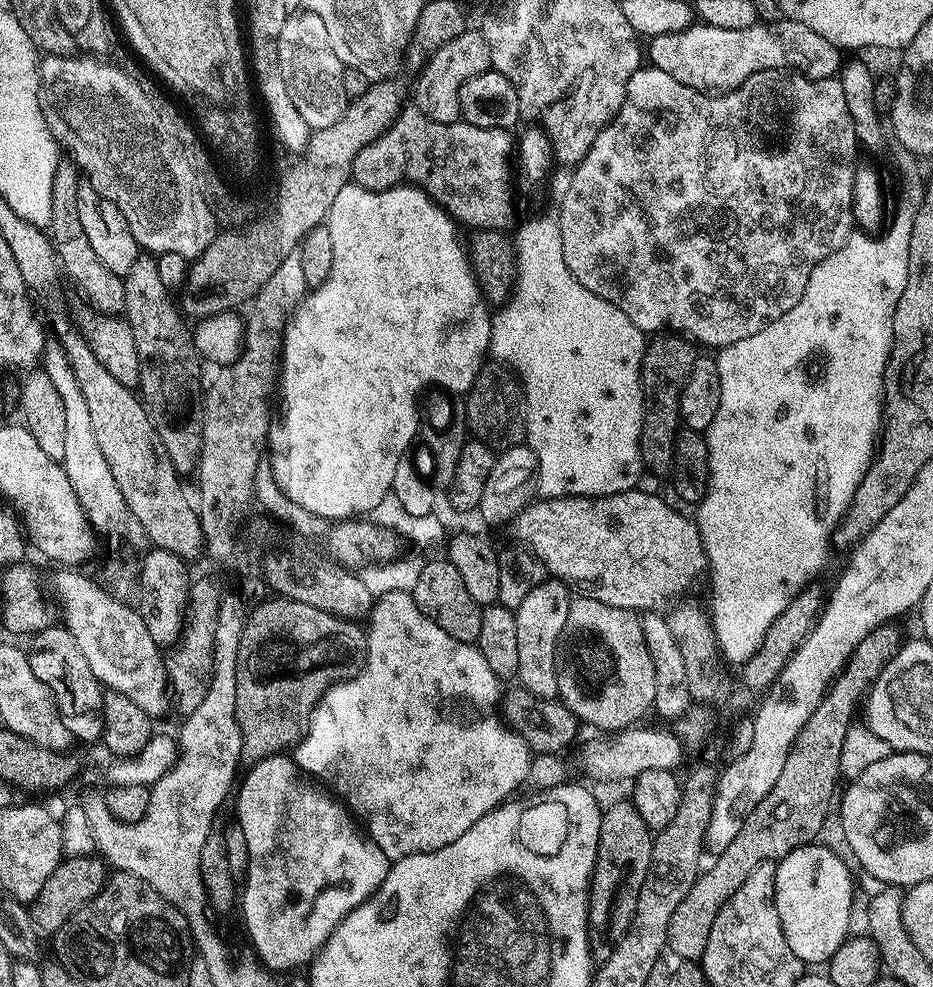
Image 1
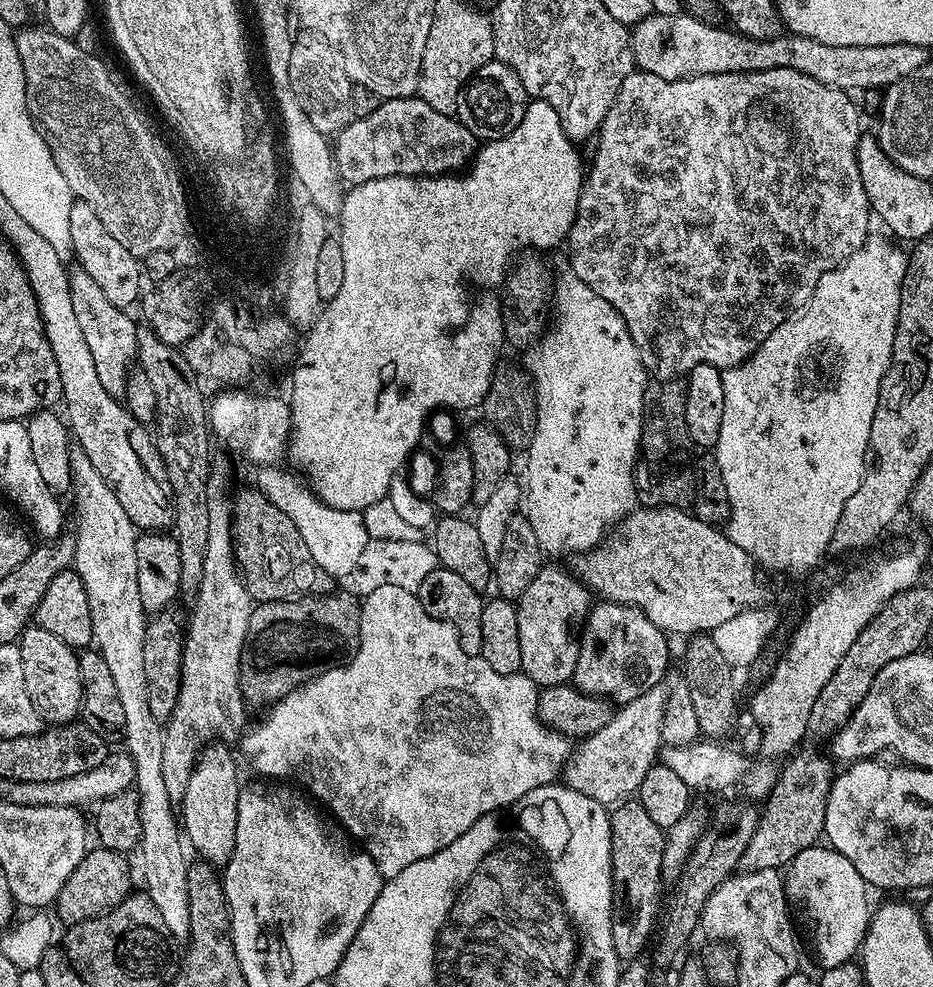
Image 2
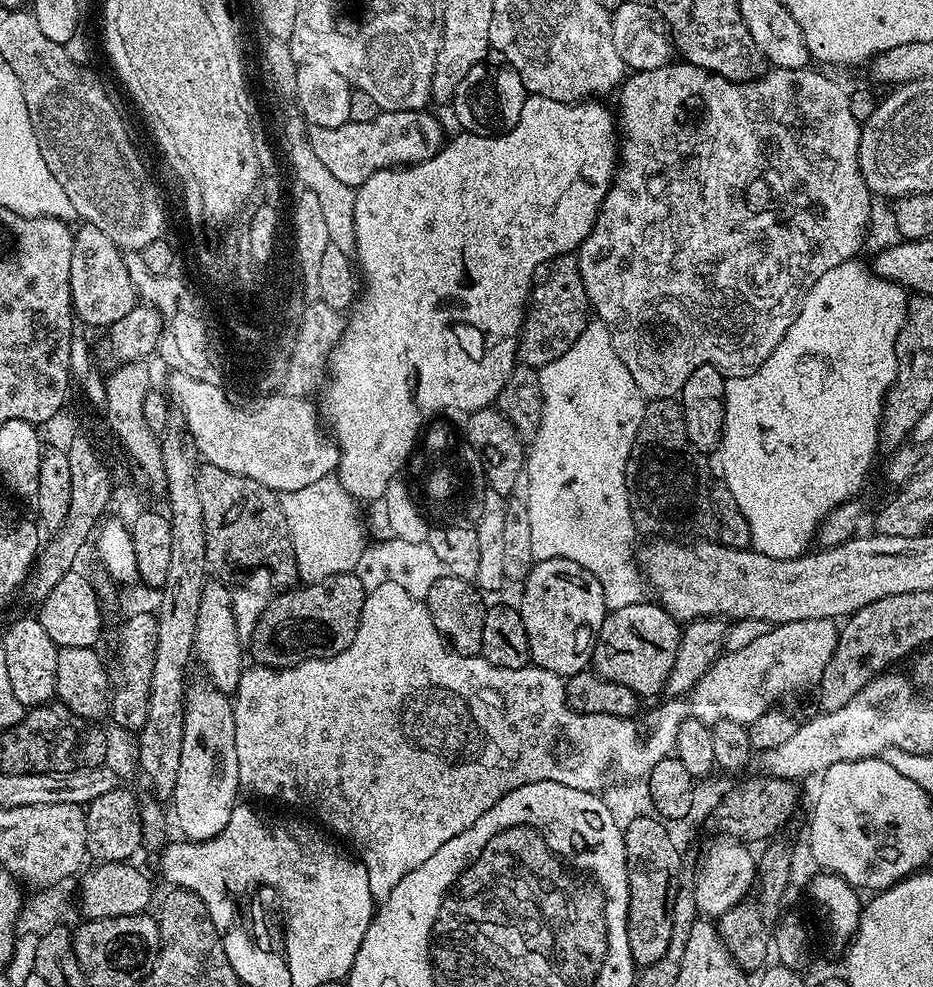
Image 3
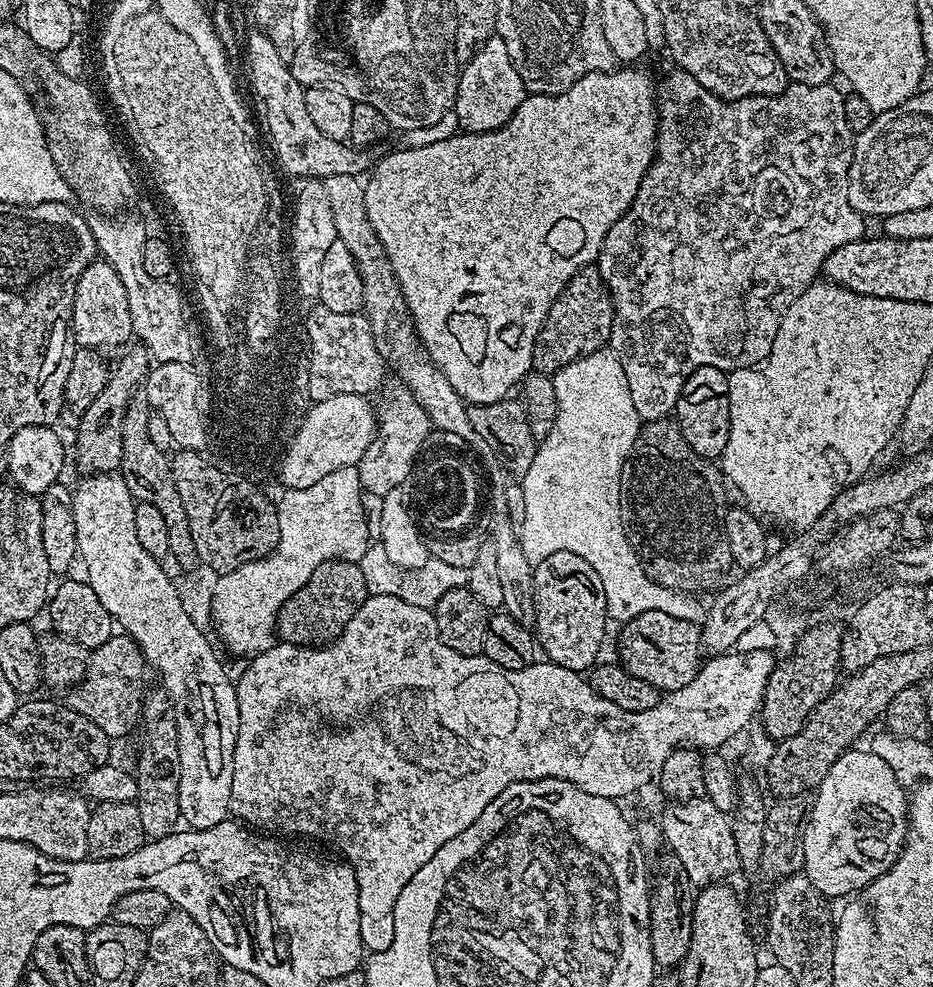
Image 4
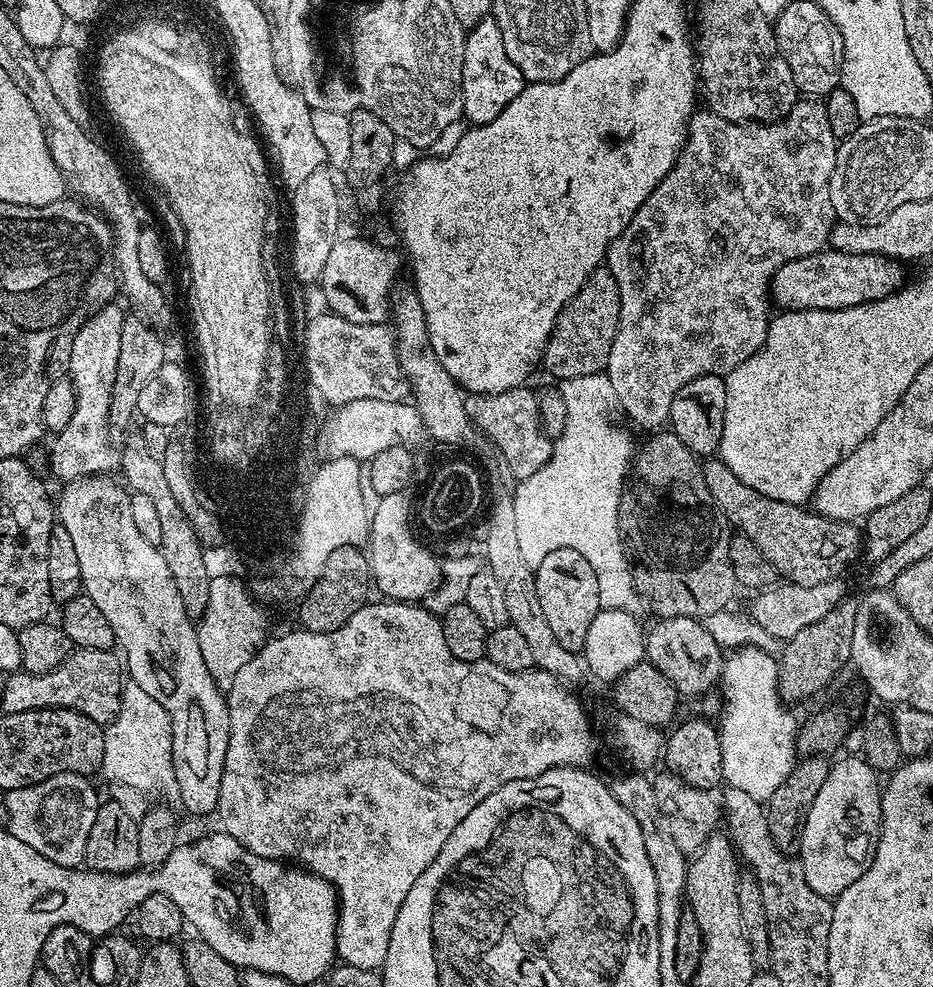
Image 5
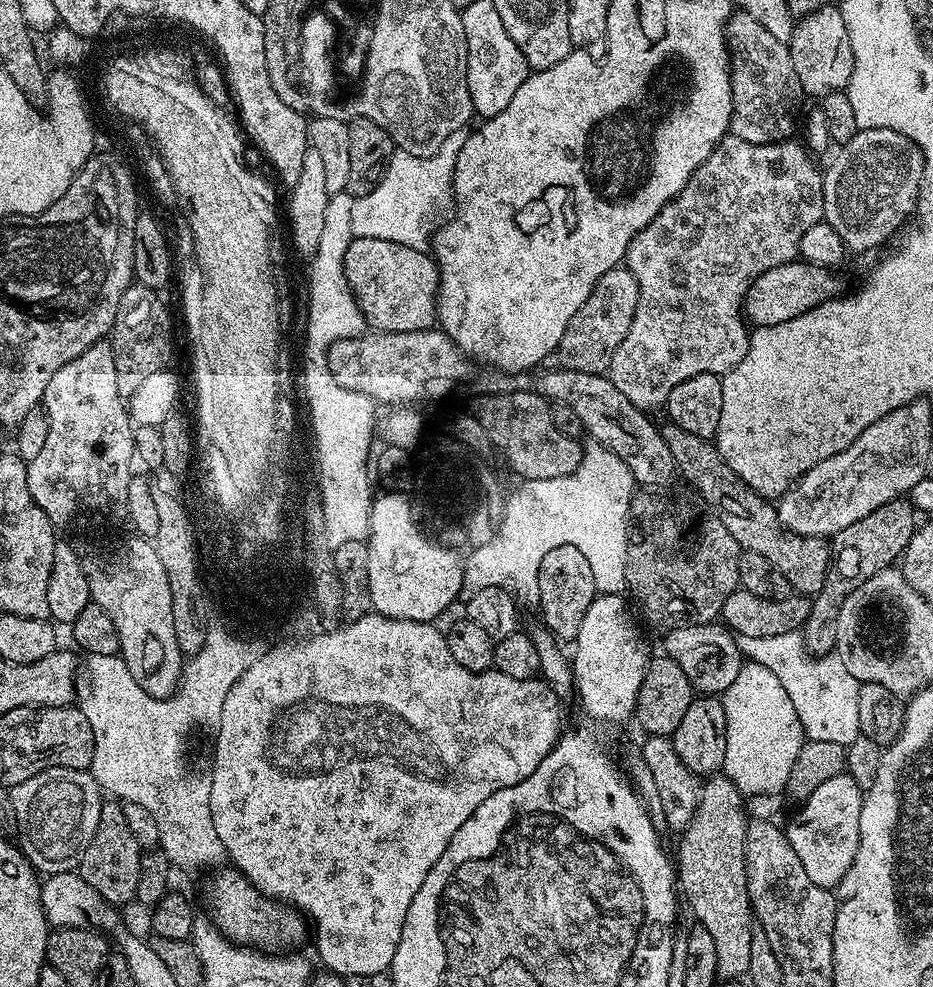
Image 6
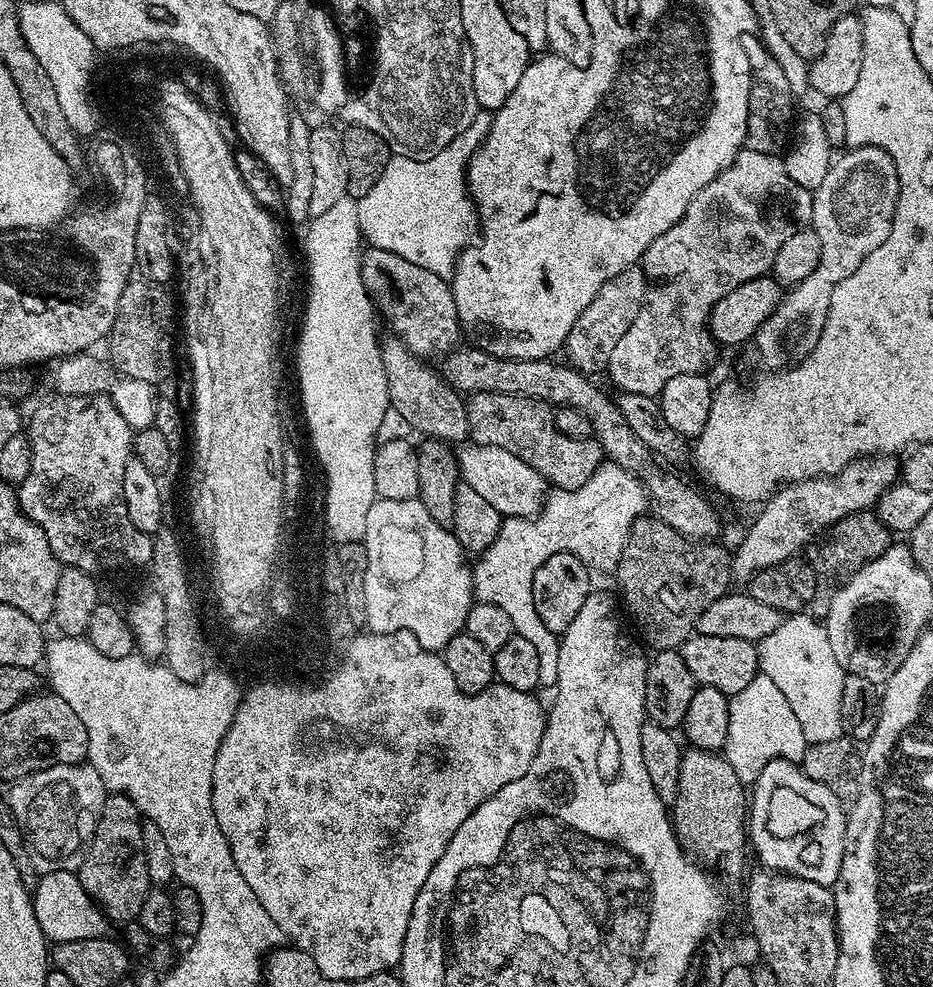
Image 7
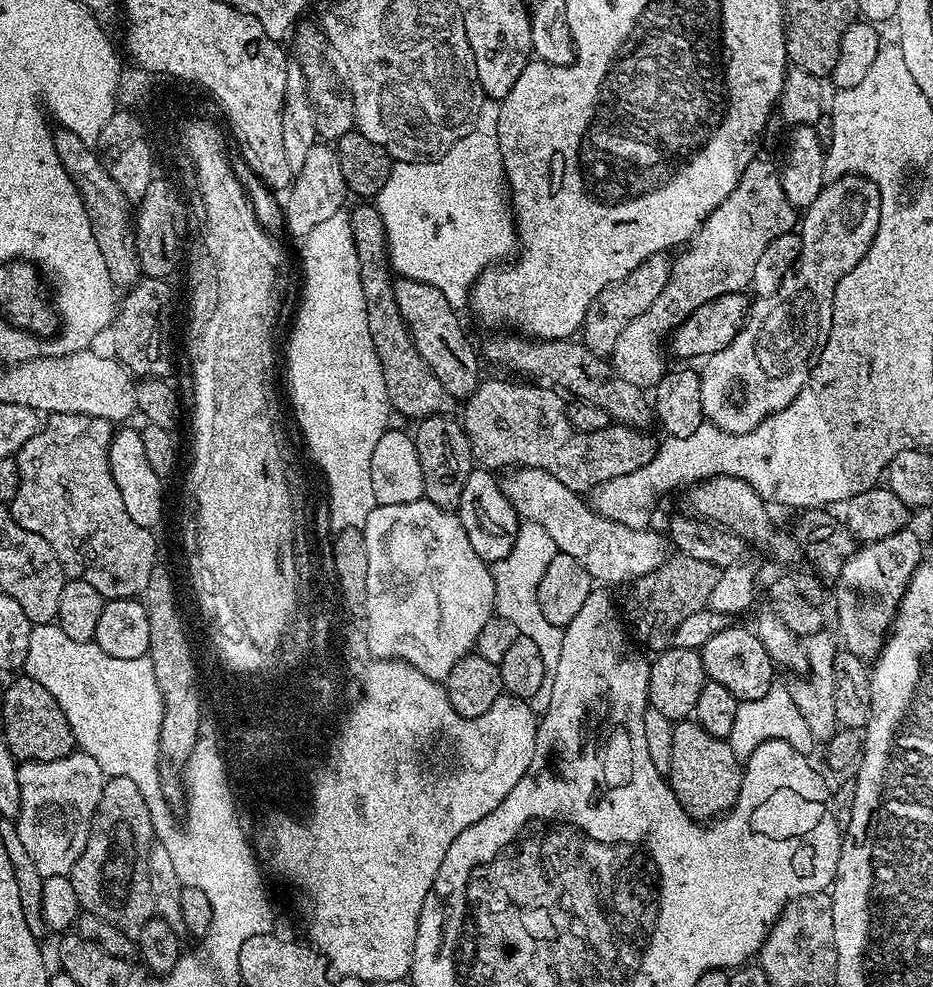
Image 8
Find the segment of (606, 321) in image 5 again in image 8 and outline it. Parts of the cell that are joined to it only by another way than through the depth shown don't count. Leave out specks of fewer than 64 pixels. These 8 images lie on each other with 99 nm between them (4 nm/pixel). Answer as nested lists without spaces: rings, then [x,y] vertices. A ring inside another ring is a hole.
[[[668,252],[650,254],[650,258],[634,266],[634,270],[626,274],[626,278],[606,286],[606,290],[602,290],[602,294],[598,294],[594,302],[590,302],[590,310],[586,310],[582,343],[594,354],[605,358],[611,357],[614,342],[618,342],[622,330],[626,330],[626,326],[630,326],[630,322],[634,322],[638,314],[646,314],[646,310],[650,310],[652,303],[658,299],[658,294],[666,290],[666,282],[670,282],[672,273],[672,262],[673,257]]]

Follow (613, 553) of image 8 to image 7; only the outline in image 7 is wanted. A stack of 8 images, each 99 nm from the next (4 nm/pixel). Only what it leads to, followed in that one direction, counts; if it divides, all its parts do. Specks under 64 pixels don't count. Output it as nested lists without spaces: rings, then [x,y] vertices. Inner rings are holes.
[[[461,443],[455,449],[459,479],[473,487],[490,506],[498,510],[501,517],[535,517],[543,507],[547,481],[536,470],[517,455],[498,446]]]

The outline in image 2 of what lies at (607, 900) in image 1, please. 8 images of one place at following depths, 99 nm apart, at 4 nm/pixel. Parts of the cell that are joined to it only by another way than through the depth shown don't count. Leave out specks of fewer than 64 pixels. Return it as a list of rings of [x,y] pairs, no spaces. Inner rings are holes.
[[[629,798],[613,807],[612,821],[612,933],[614,950],[621,961],[639,960],[645,954],[648,939],[653,939],[658,928],[660,887],[662,881],[662,850],[666,839],[665,829],[658,826],[642,810],[639,799]]]

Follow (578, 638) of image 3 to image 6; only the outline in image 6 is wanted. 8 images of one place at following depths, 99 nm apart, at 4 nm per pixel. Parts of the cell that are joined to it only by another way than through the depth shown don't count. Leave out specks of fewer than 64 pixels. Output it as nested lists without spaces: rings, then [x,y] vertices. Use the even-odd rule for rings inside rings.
[[[562,546],[551,548],[544,555],[536,575],[535,595],[540,596],[543,627],[557,640],[575,641],[578,626],[582,626],[582,618],[586,618],[586,610],[590,610],[590,602],[594,602],[597,594],[596,576],[590,571],[590,562],[584,557],[582,550],[574,550],[574,546]]]

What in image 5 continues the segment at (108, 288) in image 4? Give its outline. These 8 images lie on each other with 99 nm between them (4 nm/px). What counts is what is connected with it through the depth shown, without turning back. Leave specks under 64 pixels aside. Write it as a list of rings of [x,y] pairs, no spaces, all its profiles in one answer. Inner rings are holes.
[[[113,302],[99,308],[78,330],[70,346],[67,375],[76,391],[76,405],[70,422],[59,429],[52,444],[52,472],[60,482],[83,476],[112,474],[120,467],[118,444],[112,441],[114,429],[109,421],[110,394],[114,390],[114,370],[118,370],[118,350],[126,312]]]

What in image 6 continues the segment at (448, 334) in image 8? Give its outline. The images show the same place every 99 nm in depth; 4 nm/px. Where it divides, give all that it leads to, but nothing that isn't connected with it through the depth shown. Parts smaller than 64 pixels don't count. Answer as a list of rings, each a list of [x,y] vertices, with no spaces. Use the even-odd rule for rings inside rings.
[[[355,237],[350,242],[344,258],[344,273],[348,289],[352,292],[352,297],[356,300],[356,305],[361,314],[364,315],[364,323],[372,332],[421,332],[423,328],[433,327],[437,323],[436,296],[440,292],[440,269],[436,266],[436,261],[427,251],[402,246],[398,242],[386,242],[386,238],[362,238]]]

